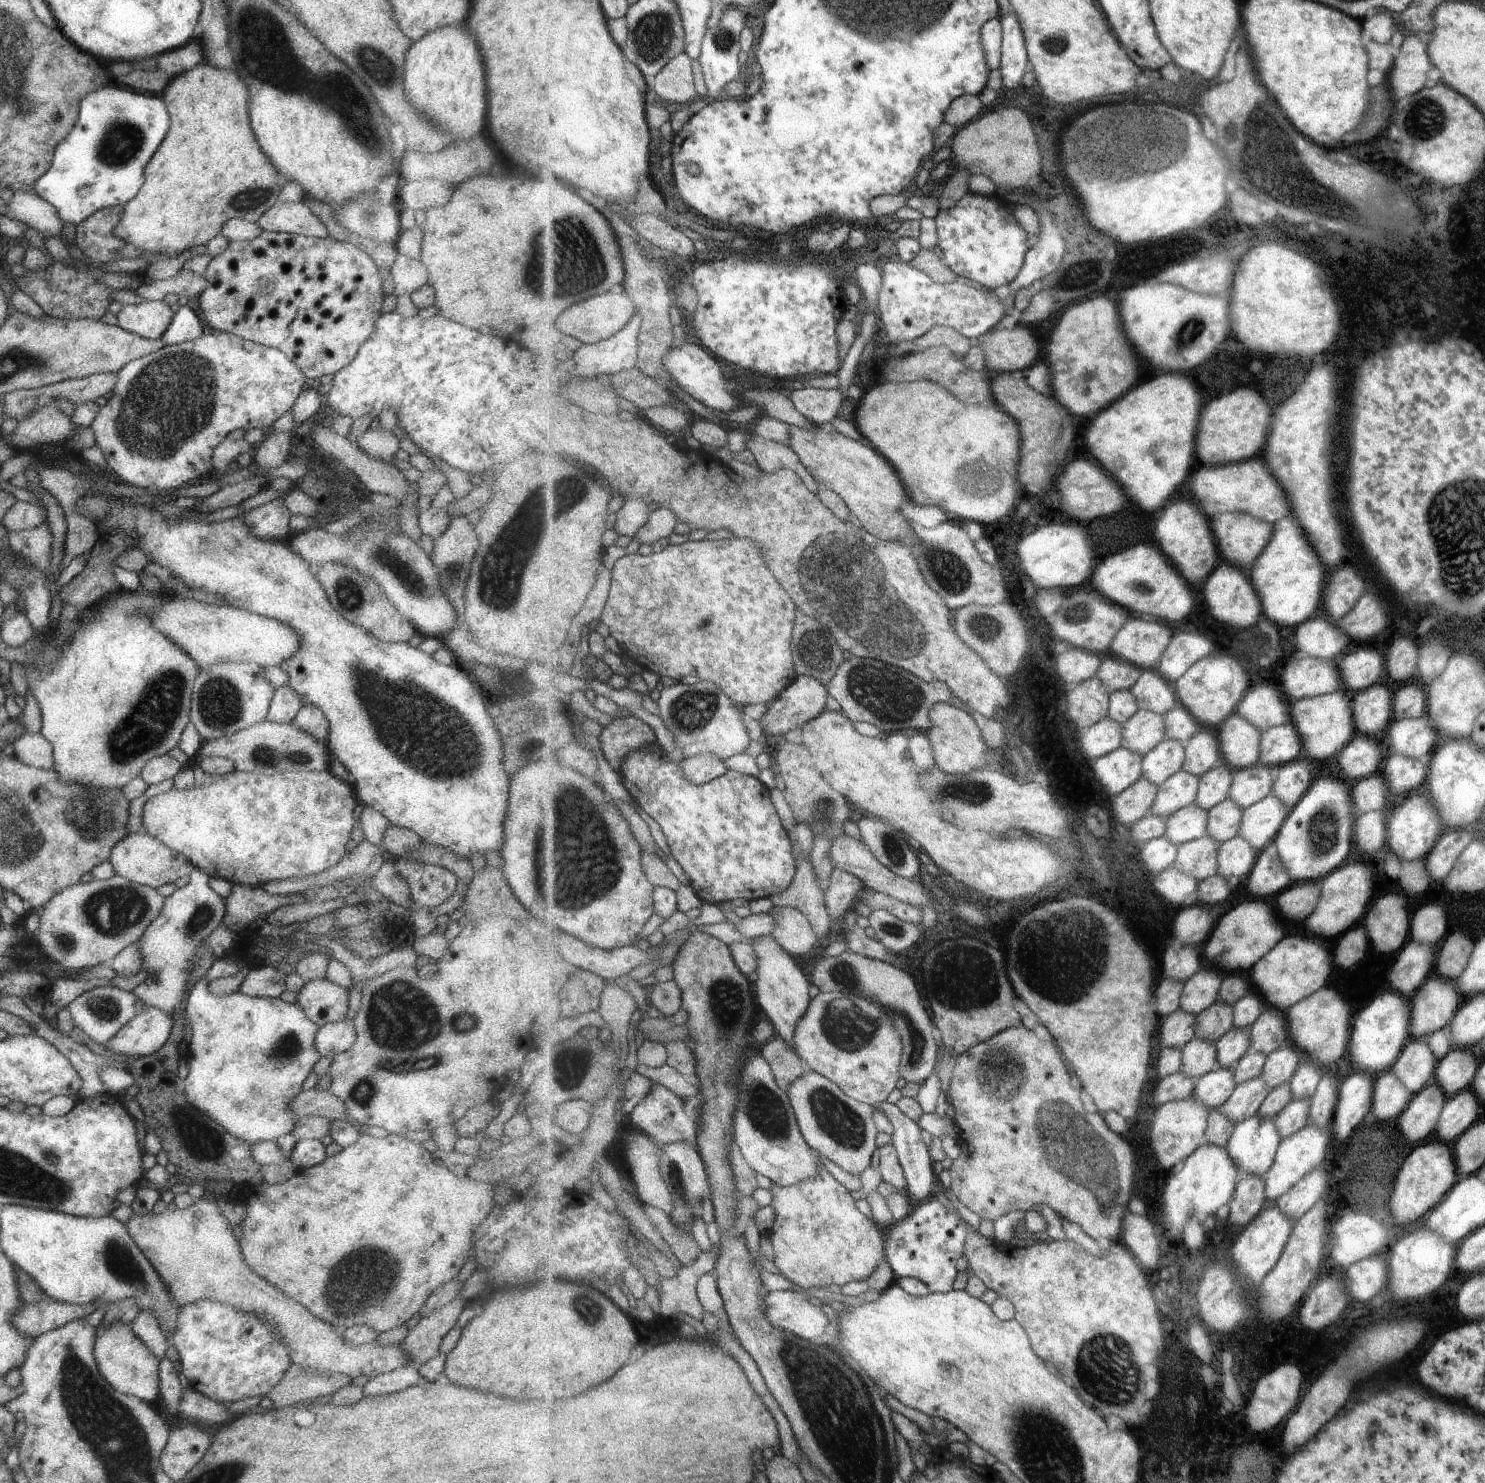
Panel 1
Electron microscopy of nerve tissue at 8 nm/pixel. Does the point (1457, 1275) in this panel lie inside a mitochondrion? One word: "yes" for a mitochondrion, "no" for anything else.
no

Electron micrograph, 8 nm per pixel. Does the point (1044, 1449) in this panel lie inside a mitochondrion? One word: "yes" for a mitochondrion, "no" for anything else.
yes

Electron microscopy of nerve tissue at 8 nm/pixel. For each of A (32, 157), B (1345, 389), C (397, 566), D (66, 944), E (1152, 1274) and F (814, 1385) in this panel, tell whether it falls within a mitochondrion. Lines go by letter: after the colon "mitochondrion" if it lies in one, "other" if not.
A: other
B: other
C: mitochondrion
D: mitochondrion
E: other
F: mitochondrion

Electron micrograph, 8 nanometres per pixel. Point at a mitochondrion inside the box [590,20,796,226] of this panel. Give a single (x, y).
(722, 38)

